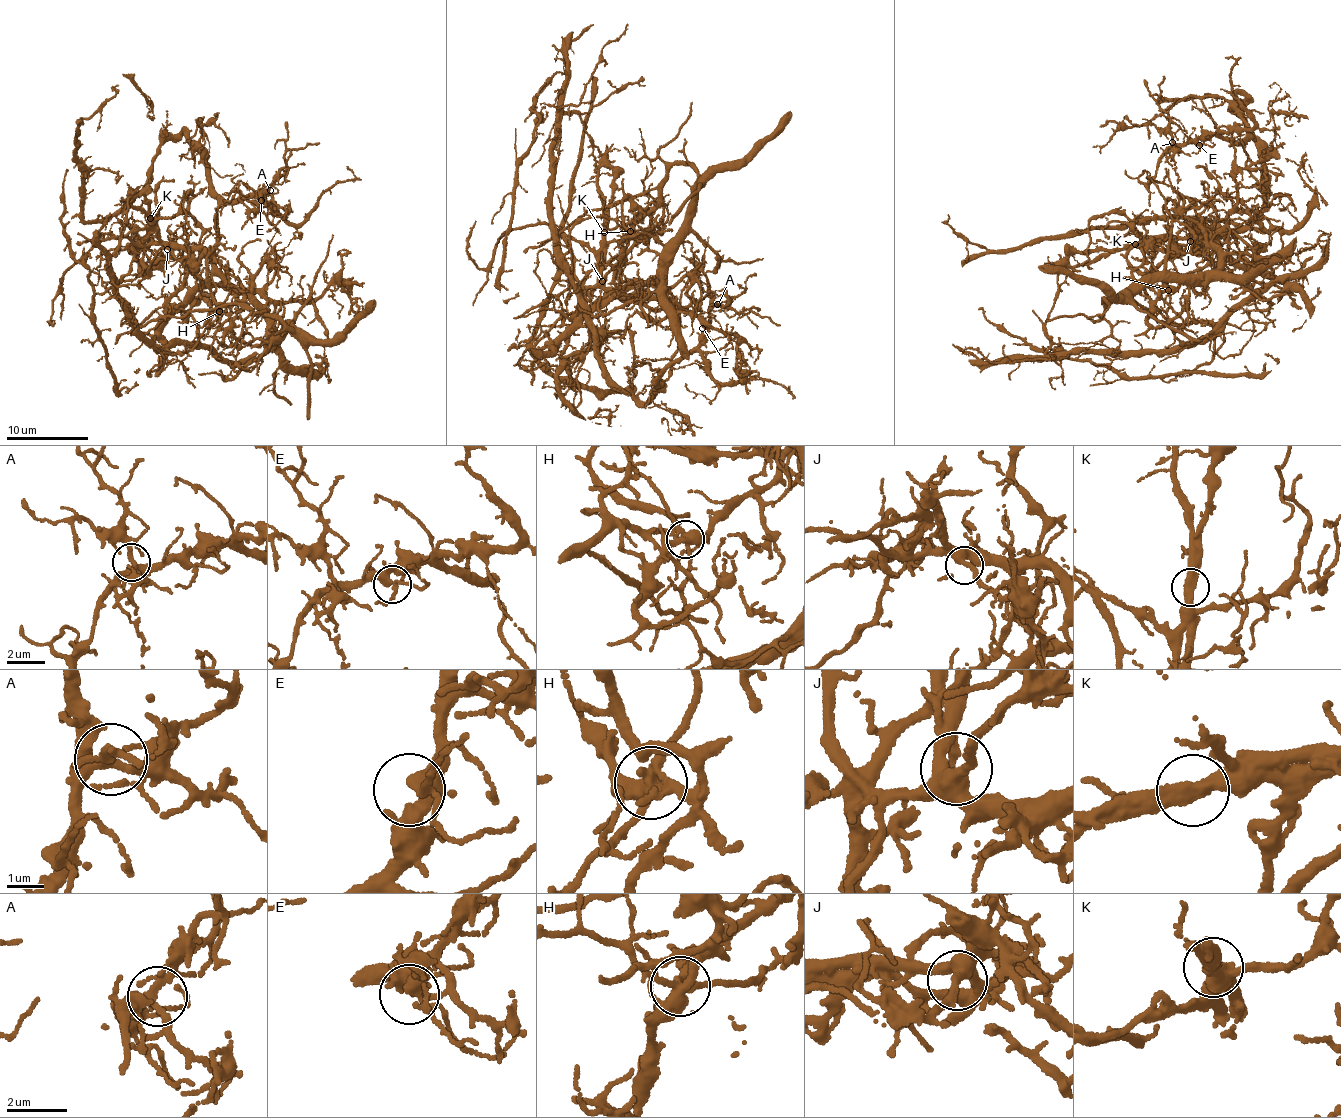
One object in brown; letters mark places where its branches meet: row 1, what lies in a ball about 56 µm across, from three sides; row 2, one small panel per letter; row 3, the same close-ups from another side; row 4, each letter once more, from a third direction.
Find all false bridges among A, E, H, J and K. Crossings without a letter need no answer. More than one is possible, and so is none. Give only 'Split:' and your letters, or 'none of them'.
Split: H, K

